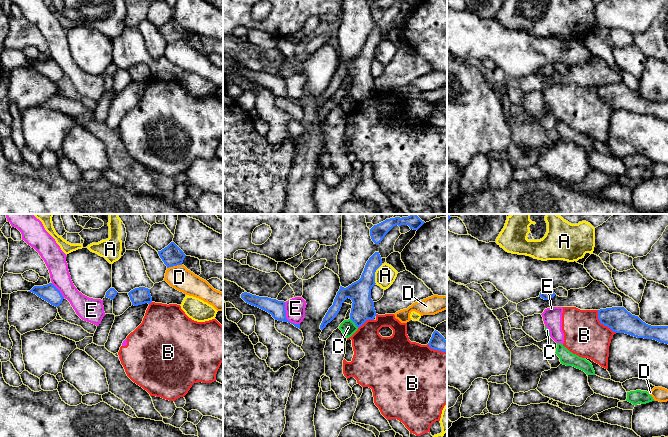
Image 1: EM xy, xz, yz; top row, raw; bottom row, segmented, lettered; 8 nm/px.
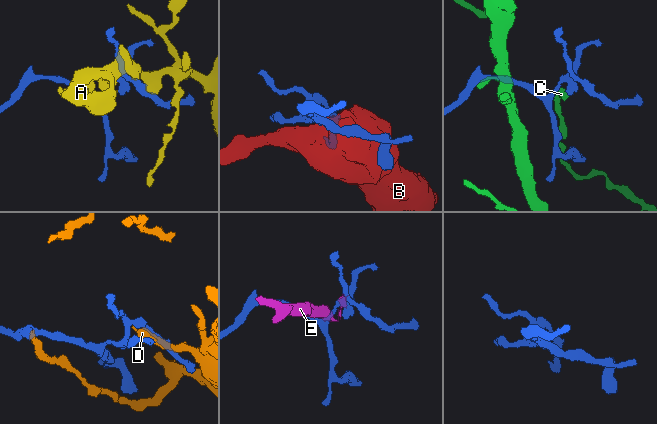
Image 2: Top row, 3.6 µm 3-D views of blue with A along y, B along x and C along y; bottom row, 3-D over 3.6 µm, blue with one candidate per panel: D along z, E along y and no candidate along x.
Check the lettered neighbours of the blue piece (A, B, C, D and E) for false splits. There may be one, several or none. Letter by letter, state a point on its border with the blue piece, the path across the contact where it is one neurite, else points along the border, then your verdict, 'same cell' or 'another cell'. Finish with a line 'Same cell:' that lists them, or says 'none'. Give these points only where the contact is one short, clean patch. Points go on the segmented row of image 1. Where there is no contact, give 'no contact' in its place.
A: meets blue in xz at (374, 274); another cell
B: meets blue in yz at (602, 323); another cell
C: meets blue in xz at (354, 322); border along xz (350, 318), (358, 327); another cell
D: meets blue in xy at (174, 265); border along xy (181, 264), (167, 268); another cell
E: meets blue in xz at (285, 317); another cell
Same cell: none

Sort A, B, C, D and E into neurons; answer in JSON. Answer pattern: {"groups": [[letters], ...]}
{"groups": [["A"], ["B", "E"], ["C"], ["D"]]}

